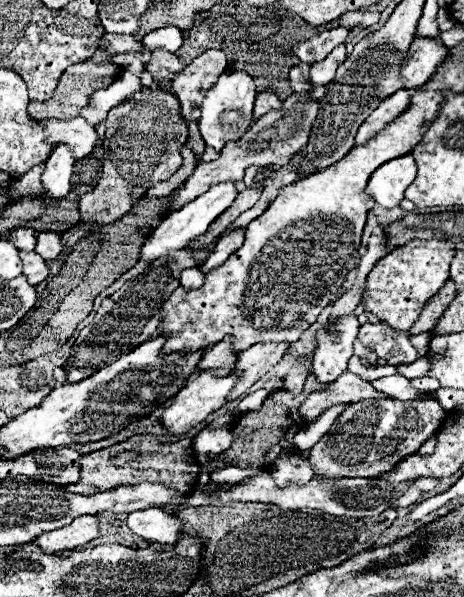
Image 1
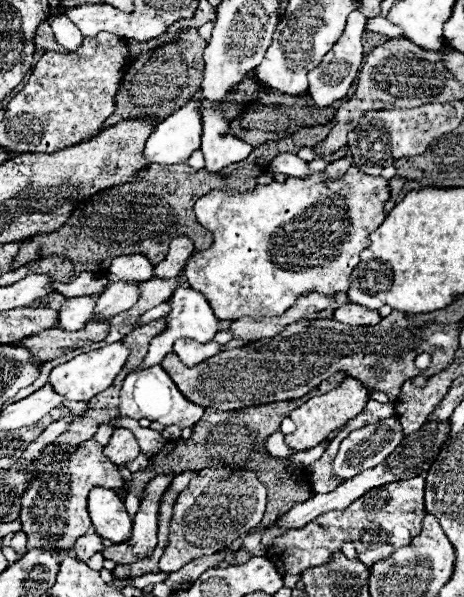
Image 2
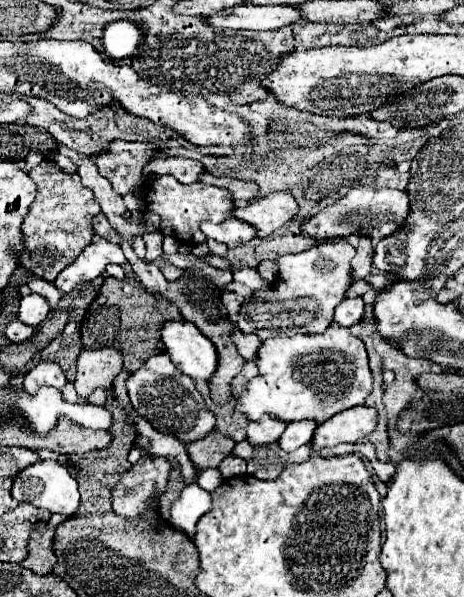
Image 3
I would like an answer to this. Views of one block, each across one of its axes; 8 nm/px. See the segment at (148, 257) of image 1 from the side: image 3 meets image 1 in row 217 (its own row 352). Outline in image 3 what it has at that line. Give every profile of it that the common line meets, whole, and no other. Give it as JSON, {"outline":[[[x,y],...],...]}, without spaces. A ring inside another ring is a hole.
{"outline":[[[164,322],[162,342],[178,370],[194,380],[210,380],[218,368],[216,346],[192,322]]]}

